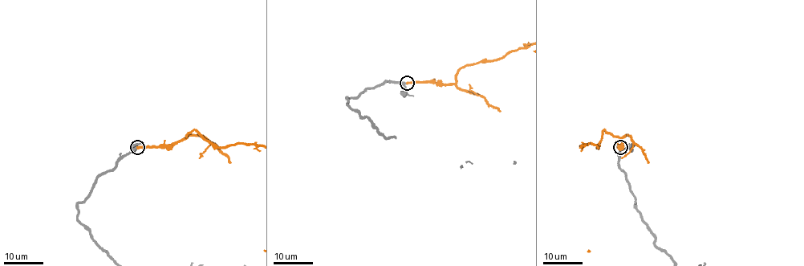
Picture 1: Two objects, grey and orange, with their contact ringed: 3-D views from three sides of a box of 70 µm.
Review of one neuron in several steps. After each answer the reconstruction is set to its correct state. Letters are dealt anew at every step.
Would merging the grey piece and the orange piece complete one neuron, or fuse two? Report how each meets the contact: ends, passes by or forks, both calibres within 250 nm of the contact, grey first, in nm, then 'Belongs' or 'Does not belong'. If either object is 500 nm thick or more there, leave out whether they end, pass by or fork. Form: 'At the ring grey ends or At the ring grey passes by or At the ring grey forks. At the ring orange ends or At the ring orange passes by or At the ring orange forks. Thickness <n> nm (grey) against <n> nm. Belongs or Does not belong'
At the ring grey passes by. At the ring orange ends. Thickness 240 nm (grey) against 360 nm. Belongs

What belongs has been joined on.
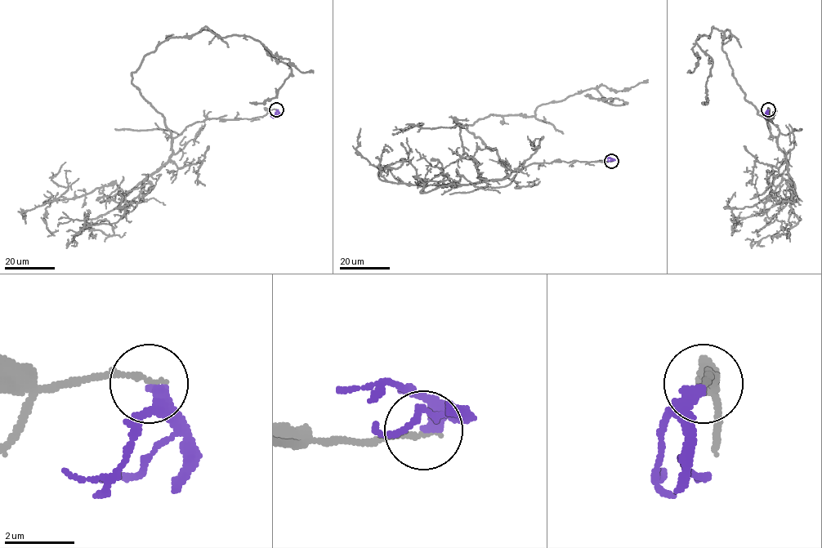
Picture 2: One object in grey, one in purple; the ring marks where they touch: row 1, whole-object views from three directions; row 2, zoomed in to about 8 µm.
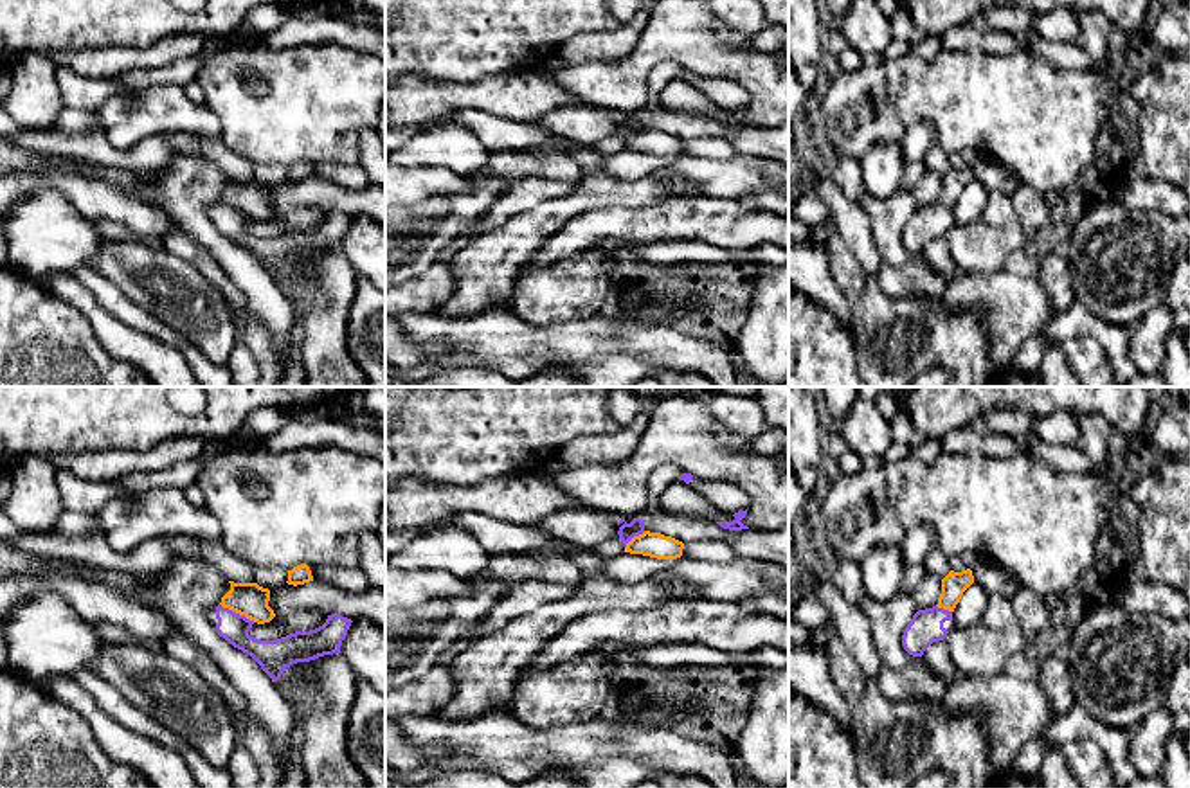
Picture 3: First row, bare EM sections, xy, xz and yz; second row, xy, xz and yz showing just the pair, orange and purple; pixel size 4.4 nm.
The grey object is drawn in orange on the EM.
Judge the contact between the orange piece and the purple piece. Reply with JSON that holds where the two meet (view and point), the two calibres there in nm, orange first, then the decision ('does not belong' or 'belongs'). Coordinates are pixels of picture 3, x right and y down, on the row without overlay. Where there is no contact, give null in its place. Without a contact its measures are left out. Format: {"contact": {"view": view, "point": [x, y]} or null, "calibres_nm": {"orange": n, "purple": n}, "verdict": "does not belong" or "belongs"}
{"contact": {"view": "xy", "point": [238, 209]}, "calibres_nm": {"orange": 150, "purple": 140}, "verdict": "does not belong"}

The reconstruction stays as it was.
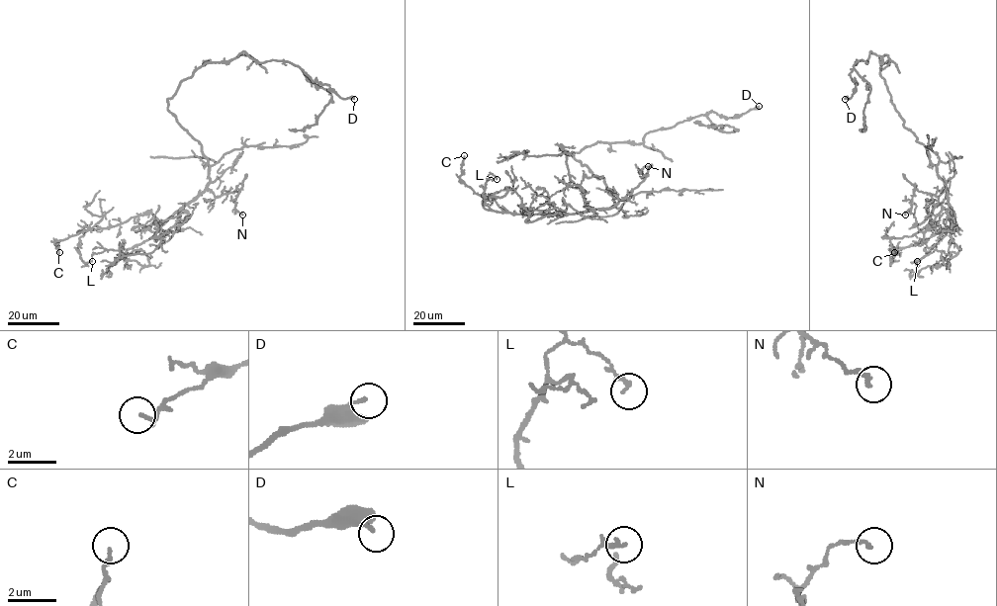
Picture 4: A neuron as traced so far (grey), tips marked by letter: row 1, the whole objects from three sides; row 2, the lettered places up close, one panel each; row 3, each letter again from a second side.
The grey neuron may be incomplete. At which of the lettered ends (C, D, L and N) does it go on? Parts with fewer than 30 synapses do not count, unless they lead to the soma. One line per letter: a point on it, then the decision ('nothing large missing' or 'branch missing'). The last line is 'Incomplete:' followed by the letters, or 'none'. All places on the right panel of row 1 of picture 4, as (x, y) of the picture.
C: place (894, 252); nothing large missing
D: place (845, 99); nothing large missing
L: place (917, 261); nothing large missing
N: place (905, 215); nothing large missing
Incomplete: none

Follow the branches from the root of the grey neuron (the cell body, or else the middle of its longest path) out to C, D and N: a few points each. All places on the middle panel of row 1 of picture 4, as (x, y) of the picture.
C: (589, 171), (612, 192), (612, 207), (561, 216), (512, 215), (484, 207), (484, 199), (459, 177), (464, 155)
D: (589, 171), (574, 152), (598, 141), (642, 143), (651, 131), (671, 128), (710, 112), (733, 118), (759, 106)
N: (589, 171), (602, 178), (605, 187), (612, 192), (613, 207), (645, 178), (640, 171), (648, 166)

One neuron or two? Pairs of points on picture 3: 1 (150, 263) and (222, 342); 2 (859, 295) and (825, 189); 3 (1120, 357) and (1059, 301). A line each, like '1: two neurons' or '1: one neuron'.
1: one neuron
2: two neurons
3: two neurons

